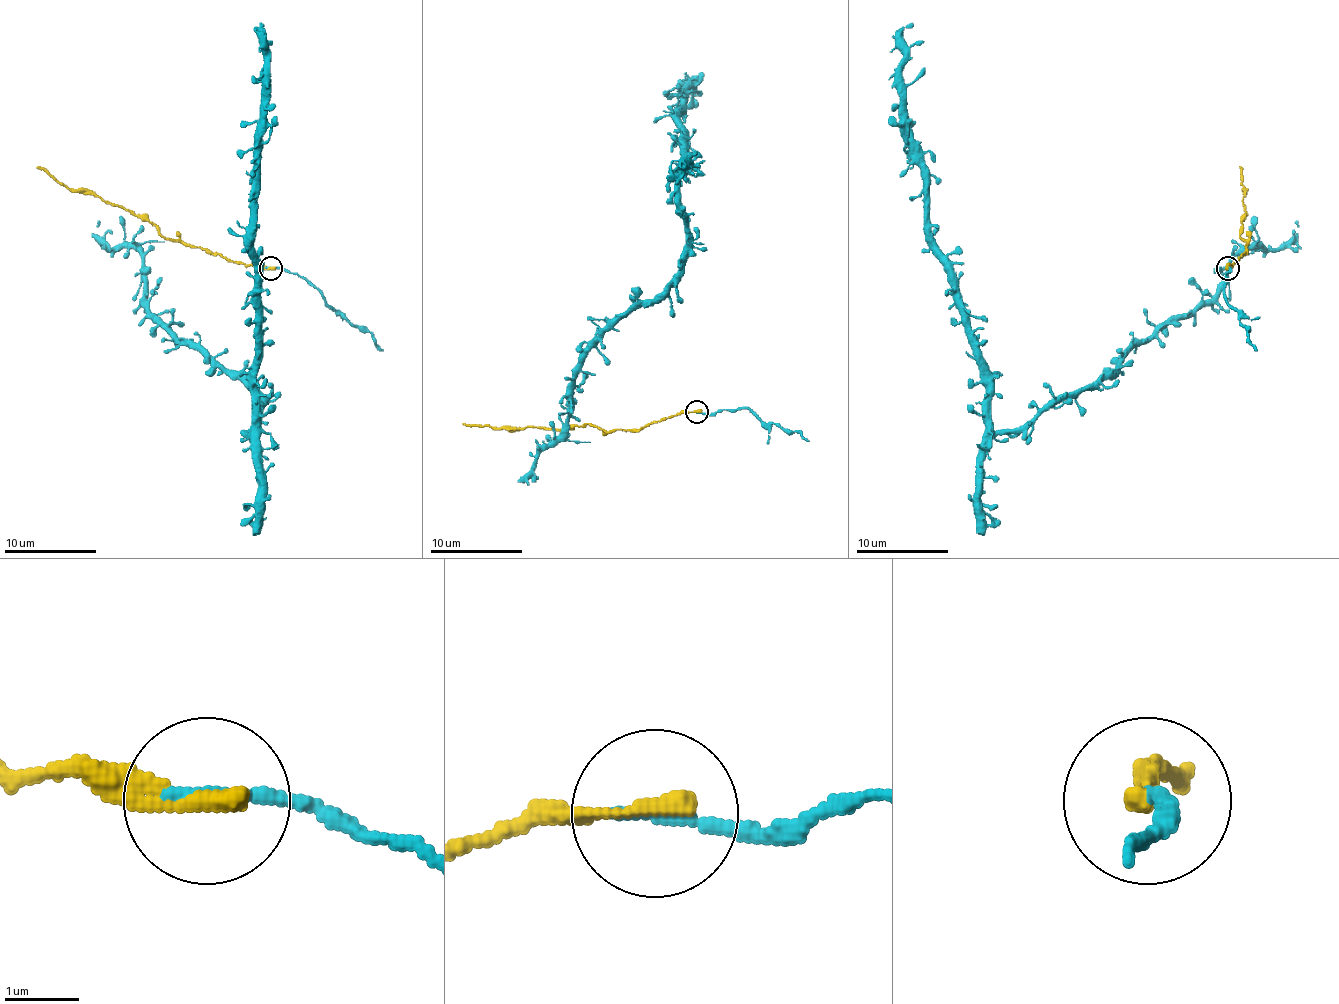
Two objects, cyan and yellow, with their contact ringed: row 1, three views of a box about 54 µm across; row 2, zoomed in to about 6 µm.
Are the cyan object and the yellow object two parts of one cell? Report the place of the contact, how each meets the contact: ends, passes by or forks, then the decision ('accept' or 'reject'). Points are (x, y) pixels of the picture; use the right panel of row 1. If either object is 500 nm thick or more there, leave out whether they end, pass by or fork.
(1228, 268) | cyan ends | yellow ends | accept

